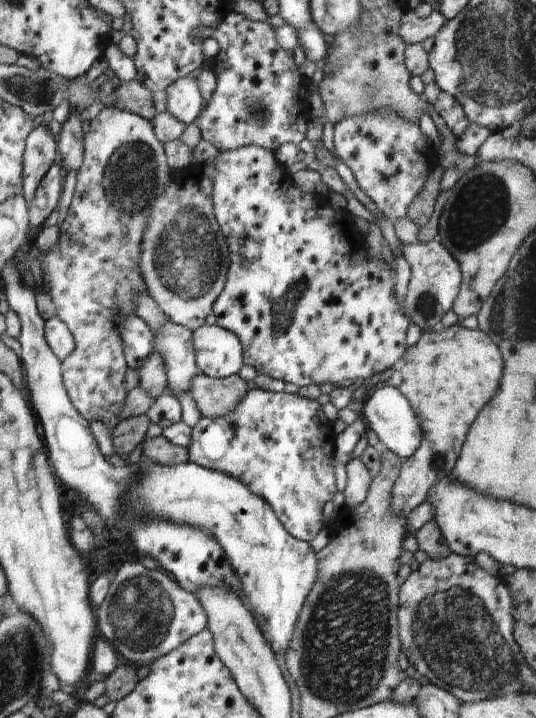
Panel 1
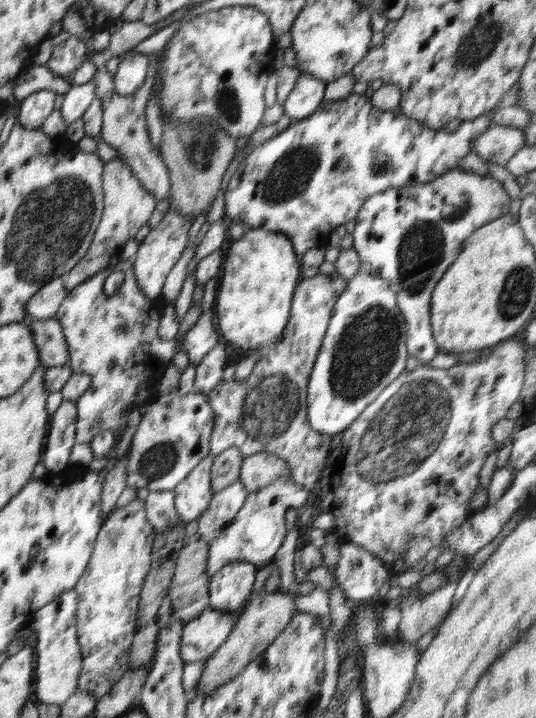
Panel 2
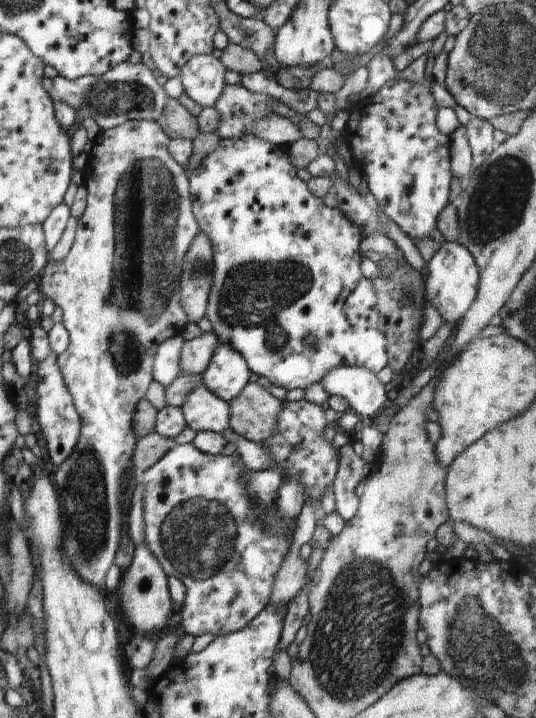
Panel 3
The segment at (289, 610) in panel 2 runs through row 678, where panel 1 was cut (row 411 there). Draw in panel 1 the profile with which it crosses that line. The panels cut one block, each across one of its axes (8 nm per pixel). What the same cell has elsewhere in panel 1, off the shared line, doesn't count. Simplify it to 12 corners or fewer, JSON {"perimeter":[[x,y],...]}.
{"perimeter":[[198,372],[189,393],[202,417],[234,410],[251,385]]}

